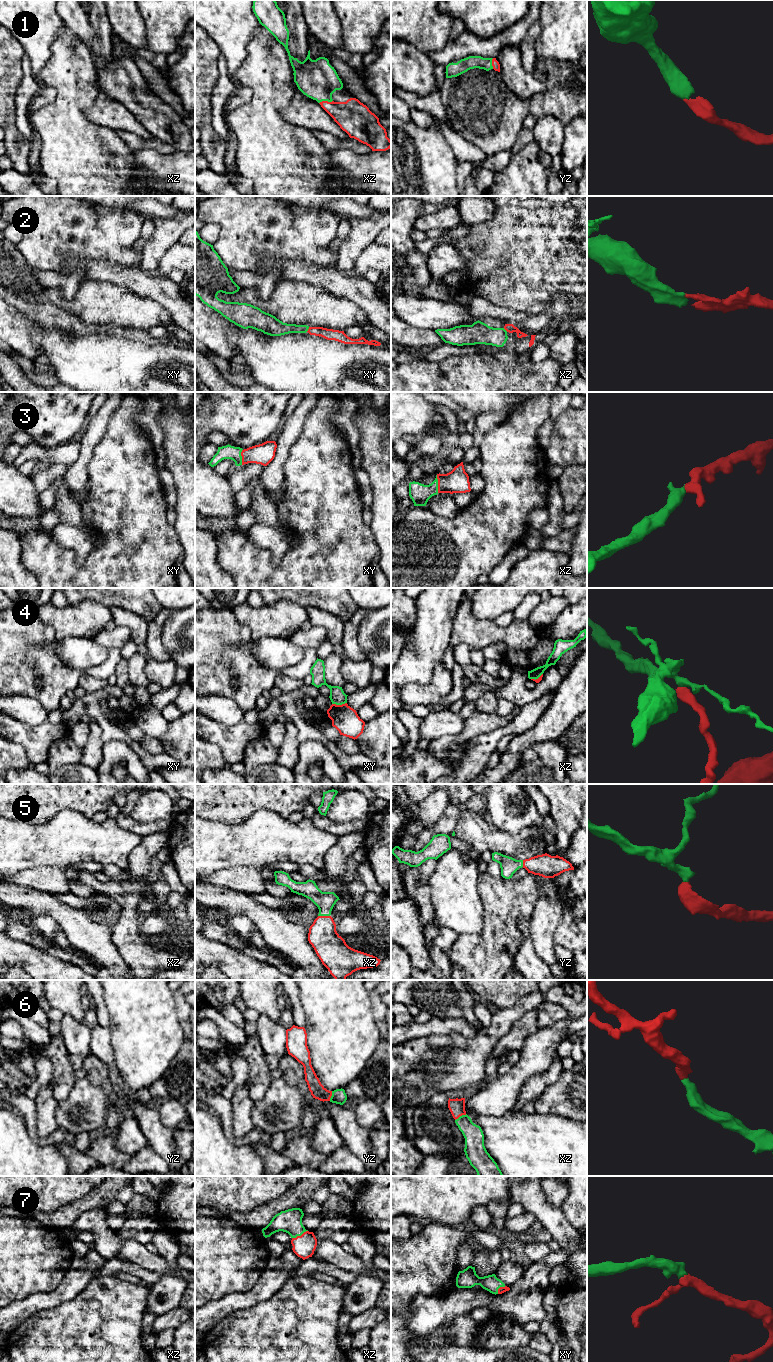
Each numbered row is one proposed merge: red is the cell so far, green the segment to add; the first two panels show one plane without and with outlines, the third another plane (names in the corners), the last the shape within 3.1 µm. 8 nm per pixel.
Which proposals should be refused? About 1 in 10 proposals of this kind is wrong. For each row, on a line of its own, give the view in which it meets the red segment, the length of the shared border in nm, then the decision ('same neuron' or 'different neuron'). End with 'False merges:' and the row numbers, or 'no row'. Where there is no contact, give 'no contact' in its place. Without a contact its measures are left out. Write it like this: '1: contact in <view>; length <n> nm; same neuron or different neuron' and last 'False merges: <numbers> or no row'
1: contact in xz; length 110 nm; same neuron
2: contact in xy; length 50 nm; same neuron
3: contact in xz; length 140 nm; same neuron
4: contact in xy; length 120 nm; different neuron
5: contact in xz; length 100 nm; same neuron
6: contact in xz; length 110 nm; same neuron
7: contact in xz; length 140 nm; same neuron
False merges: 4

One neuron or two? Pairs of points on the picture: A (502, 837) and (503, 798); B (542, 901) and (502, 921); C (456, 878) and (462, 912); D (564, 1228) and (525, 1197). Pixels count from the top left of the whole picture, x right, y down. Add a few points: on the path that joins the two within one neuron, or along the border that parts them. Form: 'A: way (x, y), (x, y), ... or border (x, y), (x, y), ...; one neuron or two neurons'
A: border (491, 823), (511, 833), (518, 833), (525, 827); two neurons
B: border (538, 891), (534, 912), (529, 919); two neurons
C: way (456, 886), (457, 904); one neuron
D: way (554, 1221), (535, 1202); one neuron

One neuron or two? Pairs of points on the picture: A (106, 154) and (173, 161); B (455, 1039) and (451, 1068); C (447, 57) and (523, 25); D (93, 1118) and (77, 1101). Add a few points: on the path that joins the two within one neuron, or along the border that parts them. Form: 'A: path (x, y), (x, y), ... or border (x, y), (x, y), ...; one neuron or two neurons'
A: border (133, 151), (135, 159), (133, 179), (135, 181); two neurons
B: border (467, 1039), (463, 1047), (447, 1047), (431, 1051); two neurons
C: path (466, 46), (493, 46), (504, 39); one neuron
D: path (89, 1114), (81, 1105); one neuron

